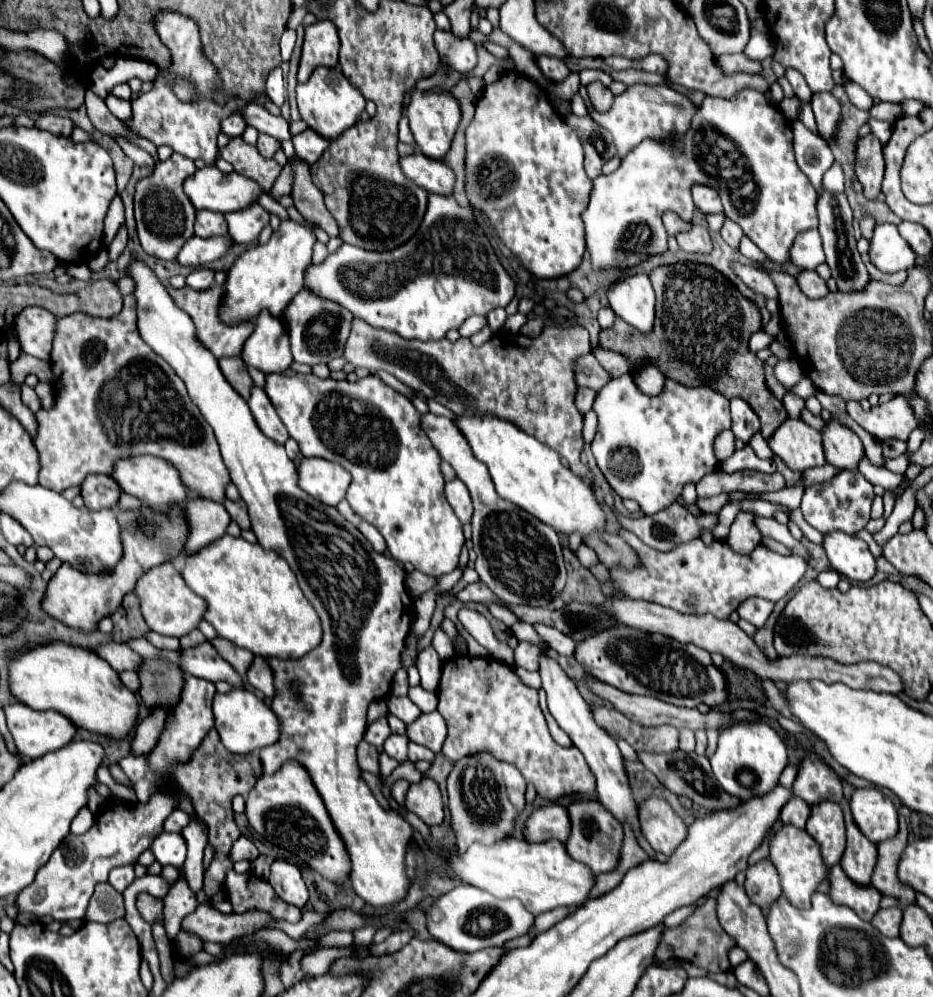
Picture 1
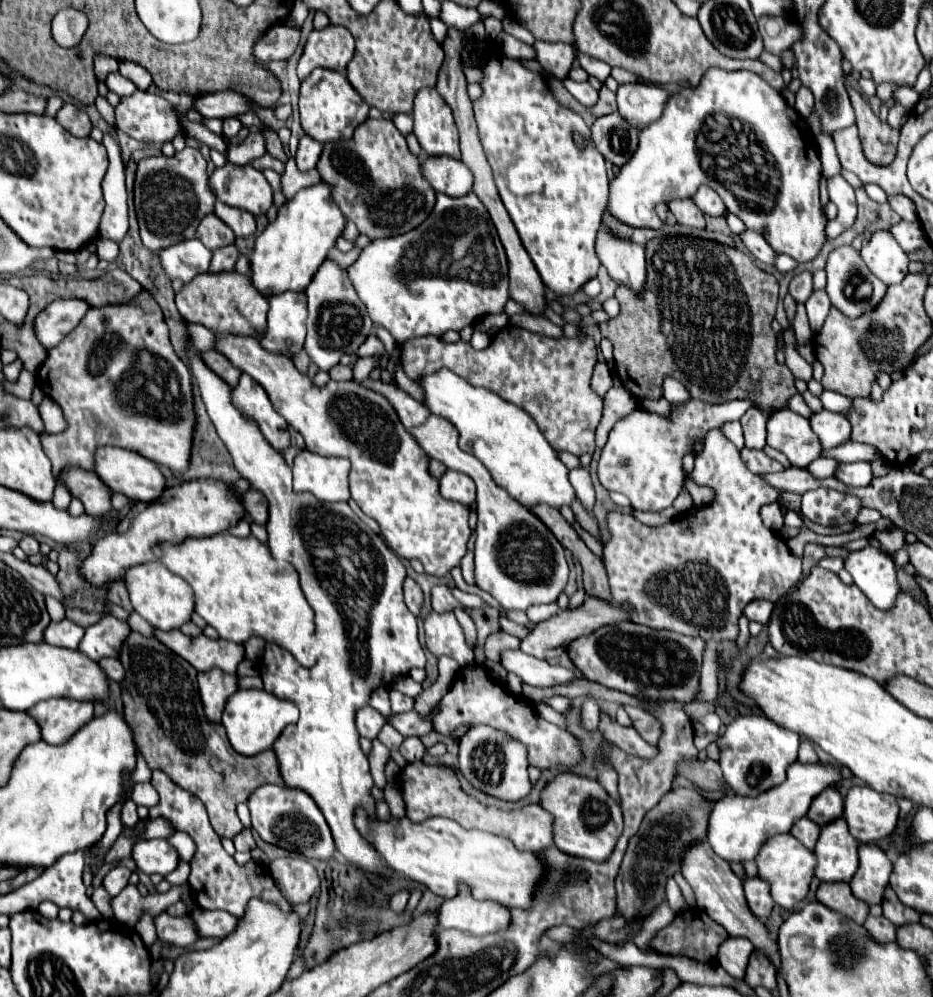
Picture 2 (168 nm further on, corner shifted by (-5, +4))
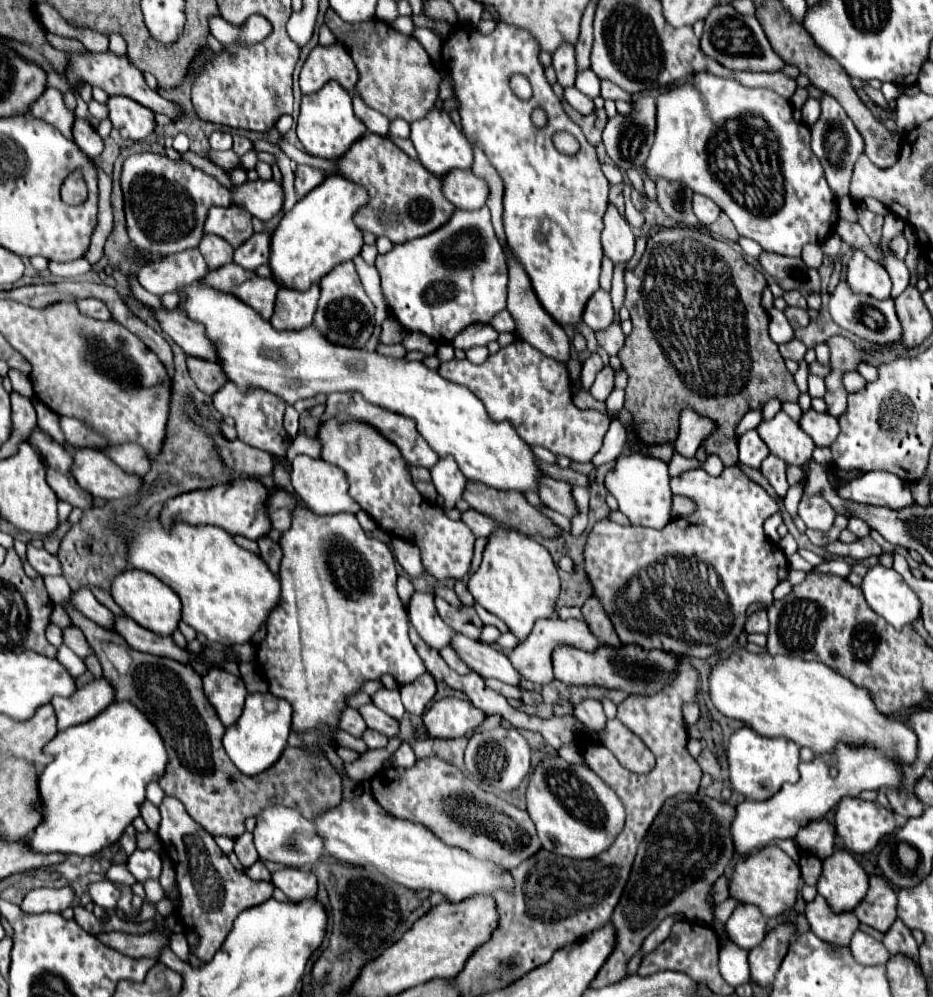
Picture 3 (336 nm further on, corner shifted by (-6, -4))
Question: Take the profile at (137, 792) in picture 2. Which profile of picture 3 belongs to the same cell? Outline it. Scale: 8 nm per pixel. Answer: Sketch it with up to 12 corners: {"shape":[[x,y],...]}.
{"shape":[[149,800],[141,804],[141,818],[149,830],[159,826],[159,808]]}

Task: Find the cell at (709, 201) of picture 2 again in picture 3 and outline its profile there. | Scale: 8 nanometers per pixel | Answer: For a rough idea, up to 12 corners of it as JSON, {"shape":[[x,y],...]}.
{"shape":[[693,194],[693,212],[703,226],[721,214],[719,206],[703,194]]}

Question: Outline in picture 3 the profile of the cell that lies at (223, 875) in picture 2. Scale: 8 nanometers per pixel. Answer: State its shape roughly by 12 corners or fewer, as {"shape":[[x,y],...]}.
{"shape":[[165,796],[157,836],[175,862],[179,920],[211,960],[237,914],[273,896],[183,804]]}

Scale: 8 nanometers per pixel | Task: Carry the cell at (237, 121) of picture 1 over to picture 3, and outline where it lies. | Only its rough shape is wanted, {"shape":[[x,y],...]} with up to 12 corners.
{"shape":[[217,130],[209,136],[213,150],[229,150],[231,134]]}

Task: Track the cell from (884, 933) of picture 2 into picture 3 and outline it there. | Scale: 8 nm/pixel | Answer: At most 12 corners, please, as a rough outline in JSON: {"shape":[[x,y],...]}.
{"shape":[[865,932],[851,940],[853,958],[863,966],[885,964],[889,950]]}

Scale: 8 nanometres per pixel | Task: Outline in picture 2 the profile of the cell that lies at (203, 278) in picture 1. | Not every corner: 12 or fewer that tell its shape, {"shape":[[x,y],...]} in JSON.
{"shape":[[236,244],[214,250],[210,272],[234,270]]}

